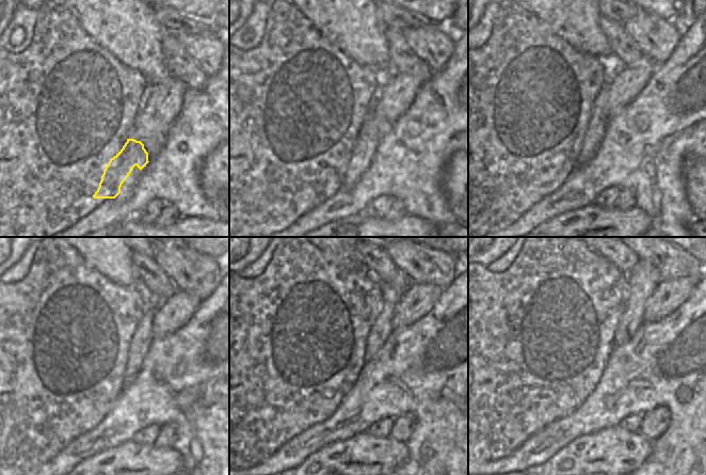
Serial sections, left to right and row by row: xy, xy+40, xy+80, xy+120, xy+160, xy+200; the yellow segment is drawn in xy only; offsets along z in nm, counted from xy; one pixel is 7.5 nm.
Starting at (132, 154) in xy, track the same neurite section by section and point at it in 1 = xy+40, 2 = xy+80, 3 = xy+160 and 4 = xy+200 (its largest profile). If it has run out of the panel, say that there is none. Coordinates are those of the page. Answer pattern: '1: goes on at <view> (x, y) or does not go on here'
1: goes on at xy+40 (369, 138)
2: goes on at xy+80 (611, 115)
3: goes on at xy+160 (392, 294)
4: goes on at xy+200 (644, 278)

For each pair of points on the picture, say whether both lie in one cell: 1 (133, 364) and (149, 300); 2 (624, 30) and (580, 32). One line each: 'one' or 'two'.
1: one
2: two

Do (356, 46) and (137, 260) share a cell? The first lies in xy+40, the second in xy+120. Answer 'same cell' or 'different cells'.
different cells

